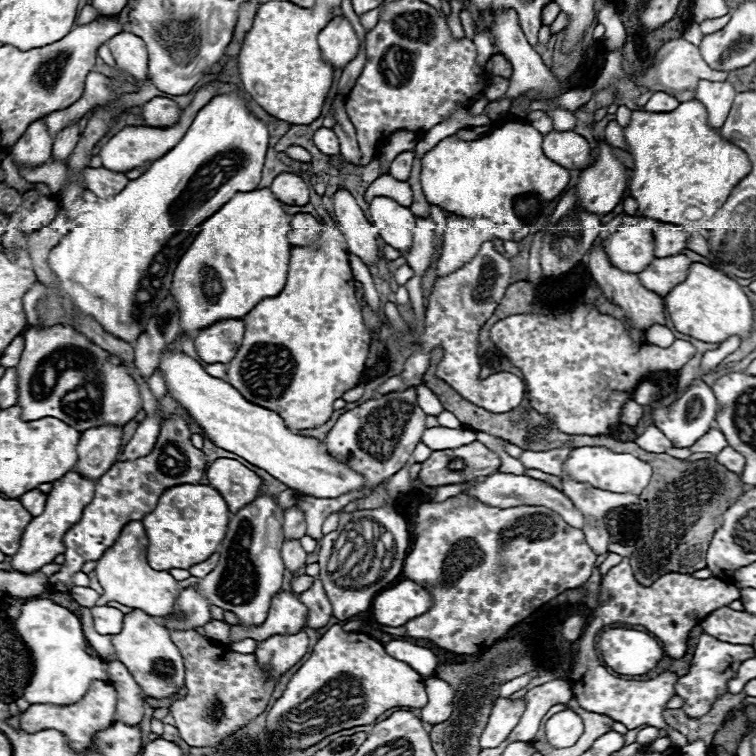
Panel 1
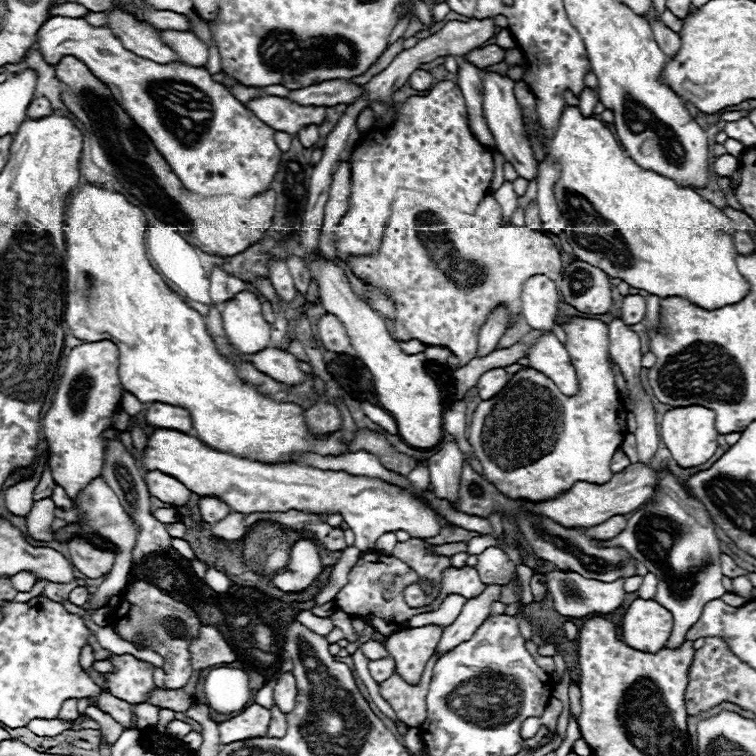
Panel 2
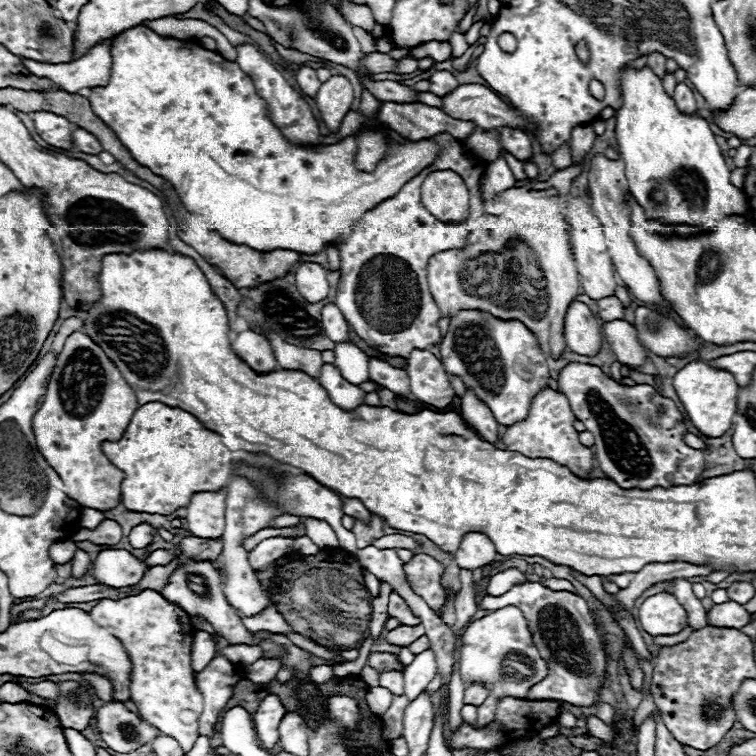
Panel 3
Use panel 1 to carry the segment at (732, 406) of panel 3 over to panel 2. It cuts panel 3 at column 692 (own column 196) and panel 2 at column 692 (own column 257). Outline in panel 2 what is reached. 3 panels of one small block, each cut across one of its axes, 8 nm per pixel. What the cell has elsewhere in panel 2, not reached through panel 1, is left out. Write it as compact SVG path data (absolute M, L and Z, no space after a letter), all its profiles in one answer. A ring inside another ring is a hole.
M678 406L670 408L662 422L660 422L660 440L666 444L666 448L672 452L672 458L682 468L704 464L718 448L716 444L716 428L714 428L716 414L710 408L704 406Z

